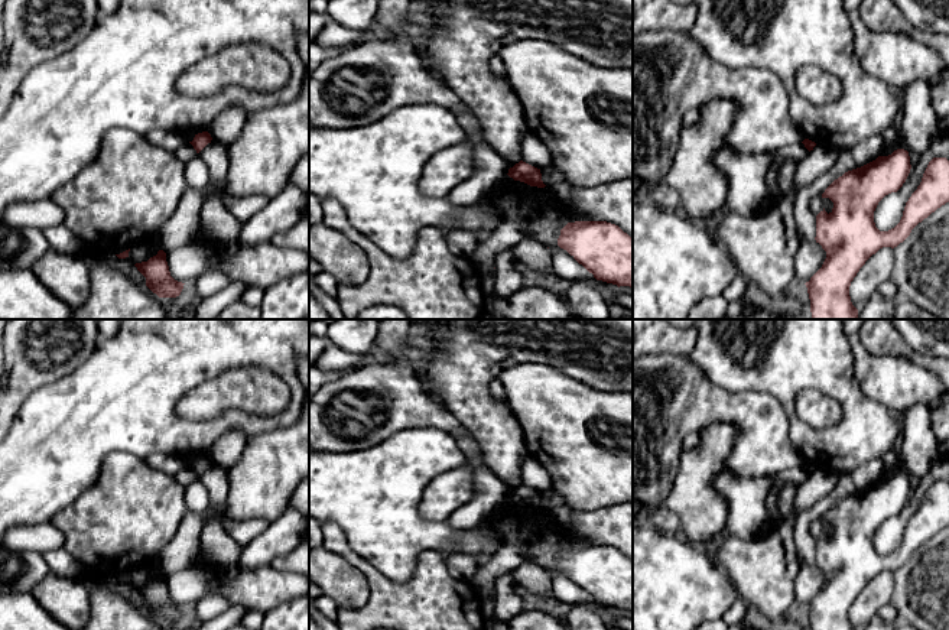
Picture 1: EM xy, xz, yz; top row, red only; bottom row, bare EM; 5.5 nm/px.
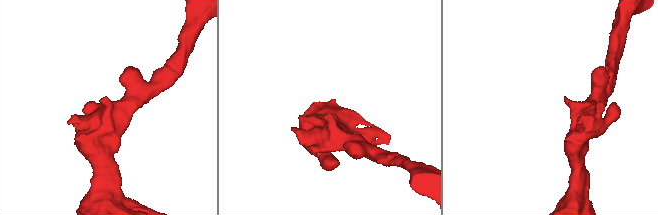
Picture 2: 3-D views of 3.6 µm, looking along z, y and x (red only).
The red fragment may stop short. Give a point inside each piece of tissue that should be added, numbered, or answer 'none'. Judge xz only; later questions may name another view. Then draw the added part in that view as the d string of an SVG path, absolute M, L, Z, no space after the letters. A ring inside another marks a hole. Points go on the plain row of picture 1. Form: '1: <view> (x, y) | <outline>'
none

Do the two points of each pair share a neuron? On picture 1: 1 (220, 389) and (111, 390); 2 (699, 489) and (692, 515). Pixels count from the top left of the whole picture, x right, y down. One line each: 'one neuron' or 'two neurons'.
1: two neurons
2: one neuron

